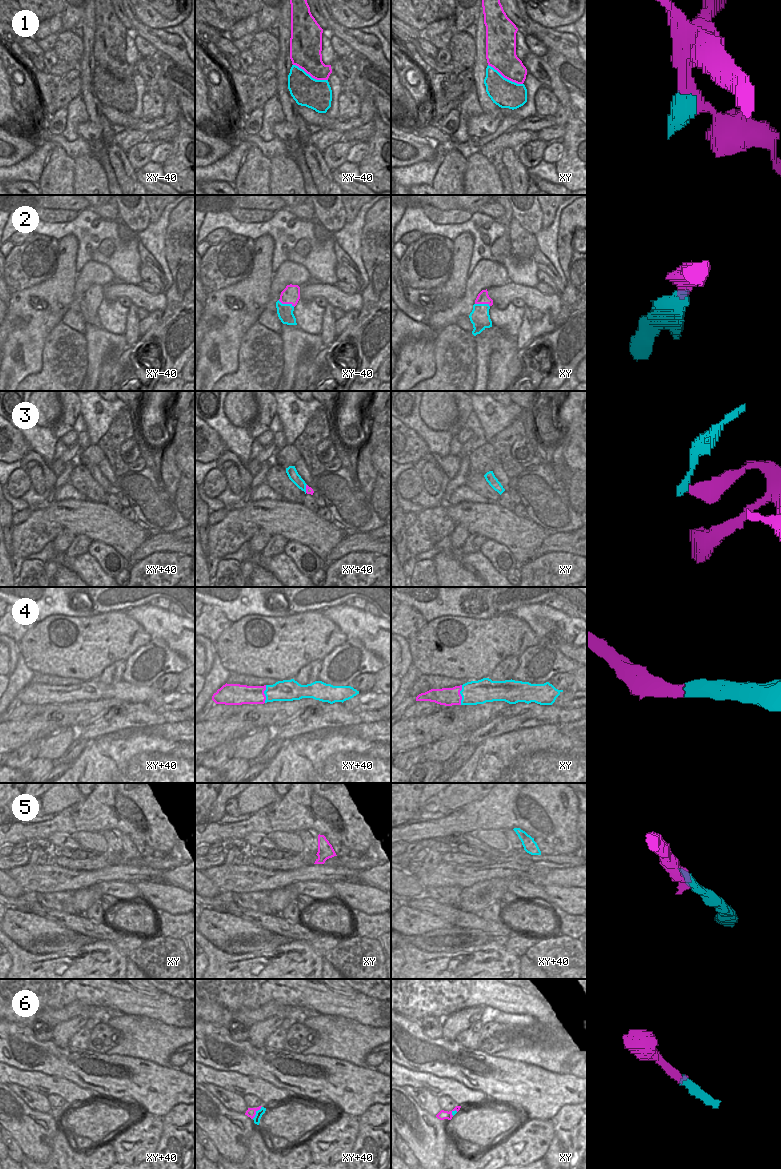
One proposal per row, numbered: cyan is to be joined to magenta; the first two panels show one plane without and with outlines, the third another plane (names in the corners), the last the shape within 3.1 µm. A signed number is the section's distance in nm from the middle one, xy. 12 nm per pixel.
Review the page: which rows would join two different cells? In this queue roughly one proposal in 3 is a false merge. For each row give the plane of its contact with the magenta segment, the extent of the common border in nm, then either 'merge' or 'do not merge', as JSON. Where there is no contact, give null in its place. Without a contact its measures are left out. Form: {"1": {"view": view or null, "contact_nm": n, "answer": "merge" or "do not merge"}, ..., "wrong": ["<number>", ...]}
{"1": {"view": "xy-40", "contact_nm": 460, "answer": "do not merge"}, "2": {"view": "xy-40", "contact_nm": 220, "answer": "merge"}, "3": {"view": "xy+40", "contact_nm": 110, "answer": "do not merge"}, "4": {"view": "xy", "contact_nm": 240, "answer": "merge"}, "5": {"view": null, "answer": "merge"}, "6": {"view": "xy+40", "contact_nm": 190, "answer": "merge"}, "wrong": ["1", "3"]}

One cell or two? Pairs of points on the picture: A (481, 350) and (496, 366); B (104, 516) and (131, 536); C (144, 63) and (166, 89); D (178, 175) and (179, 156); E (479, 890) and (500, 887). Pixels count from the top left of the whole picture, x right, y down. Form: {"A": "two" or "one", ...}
{"A": "two", "B": "one", "C": "one", "D": "one", "E": "one"}

